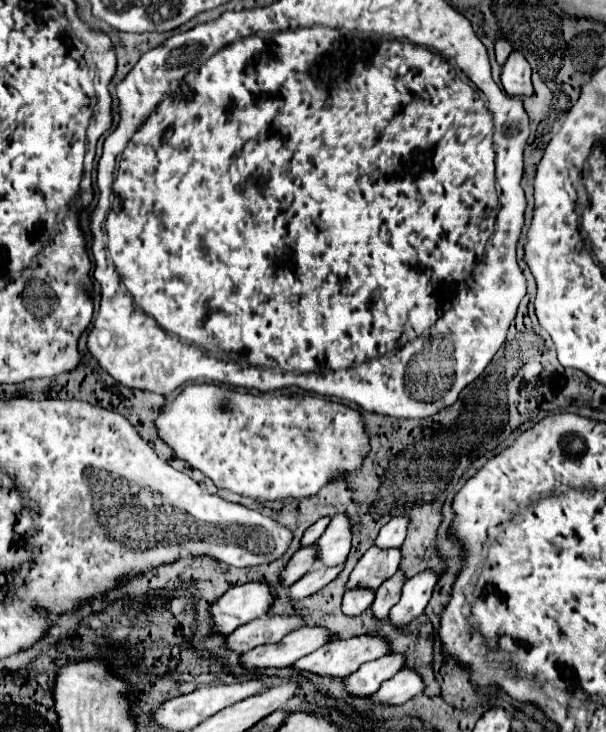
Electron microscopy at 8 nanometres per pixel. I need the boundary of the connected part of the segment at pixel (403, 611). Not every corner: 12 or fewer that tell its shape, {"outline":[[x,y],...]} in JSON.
{"outline":[[424,570],[402,588],[390,622],[404,626],[424,612],[440,574]]}

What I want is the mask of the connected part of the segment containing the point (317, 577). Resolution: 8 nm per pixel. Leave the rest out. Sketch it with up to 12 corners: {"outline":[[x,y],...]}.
{"outline":[[318,566],[292,588],[292,598],[304,598],[332,582],[344,566]]}

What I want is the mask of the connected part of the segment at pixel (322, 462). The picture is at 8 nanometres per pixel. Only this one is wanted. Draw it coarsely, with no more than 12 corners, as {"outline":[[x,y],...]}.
{"outline":[[190,384],[156,426],[218,488],[314,496],[368,452],[316,394]]}

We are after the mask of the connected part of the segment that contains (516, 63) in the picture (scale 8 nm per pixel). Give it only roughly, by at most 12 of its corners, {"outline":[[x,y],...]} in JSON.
{"outline":[[512,52],[502,66],[510,96],[532,94],[530,64]]}

